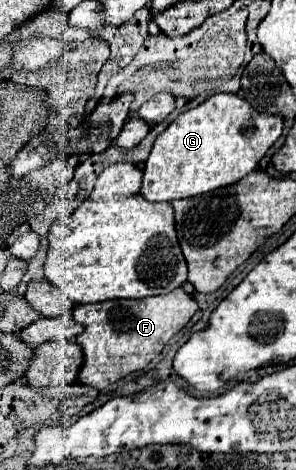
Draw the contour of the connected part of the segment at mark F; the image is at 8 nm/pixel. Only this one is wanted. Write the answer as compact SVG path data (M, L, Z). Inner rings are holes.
M183 288L141 300L105 300L101 304L75 306L73 318L85 326L85 330L77 336L83 350L83 366L77 380L85 386L103 390L105 386L143 370L155 356L161 354L171 336L179 332L195 312L197 302Z

